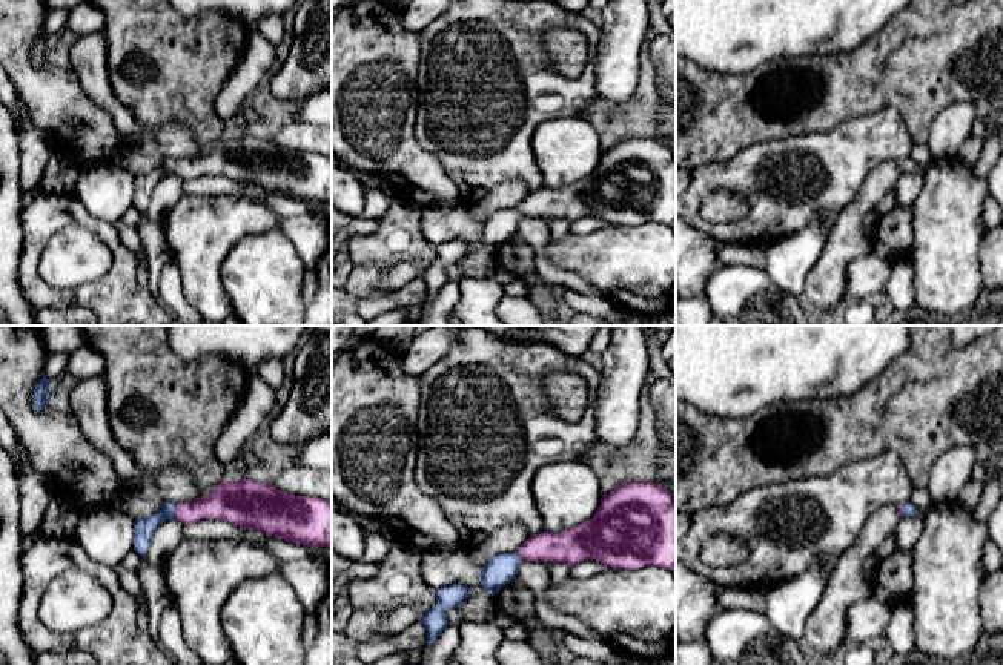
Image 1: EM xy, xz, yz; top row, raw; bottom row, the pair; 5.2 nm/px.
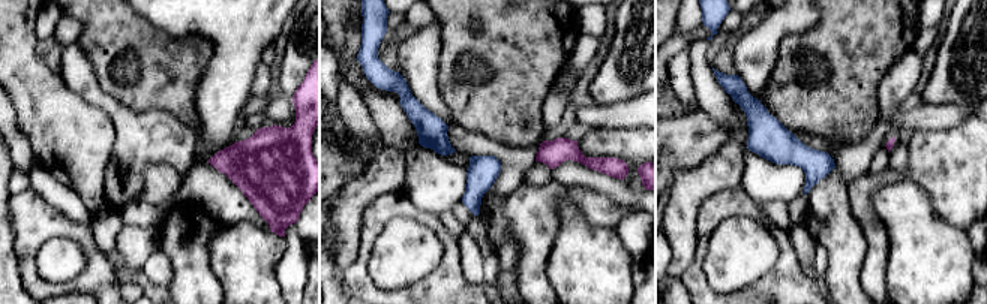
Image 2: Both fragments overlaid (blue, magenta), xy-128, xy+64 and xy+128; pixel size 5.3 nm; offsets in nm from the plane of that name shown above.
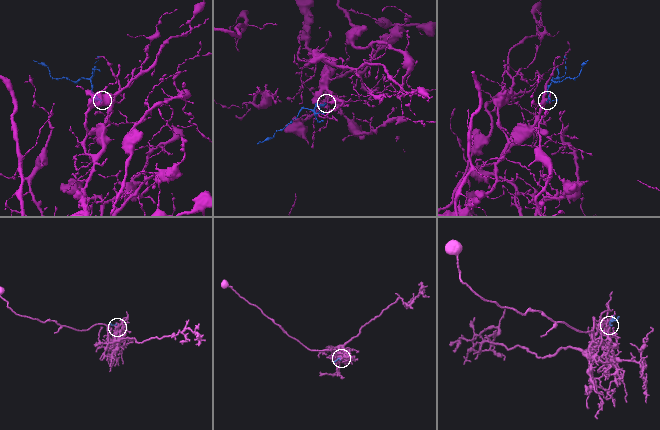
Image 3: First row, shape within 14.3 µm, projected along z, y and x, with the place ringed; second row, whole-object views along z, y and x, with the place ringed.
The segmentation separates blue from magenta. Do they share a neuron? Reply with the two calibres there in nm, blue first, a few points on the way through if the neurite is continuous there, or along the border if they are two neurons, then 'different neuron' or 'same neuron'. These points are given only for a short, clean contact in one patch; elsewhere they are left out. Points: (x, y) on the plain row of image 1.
110 nm thick on the blue side, 160 nm on the other; runs through xy (143, 185), (166, 168), (174, 166), (198, 166), (220, 160); same neuron

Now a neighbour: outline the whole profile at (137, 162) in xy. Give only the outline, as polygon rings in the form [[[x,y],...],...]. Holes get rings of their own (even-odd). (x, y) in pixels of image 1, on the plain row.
[[[123,141],[117,154],[117,160],[134,175],[157,170],[163,163],[163,158],[164,157],[160,152],[149,154],[127,141]]]

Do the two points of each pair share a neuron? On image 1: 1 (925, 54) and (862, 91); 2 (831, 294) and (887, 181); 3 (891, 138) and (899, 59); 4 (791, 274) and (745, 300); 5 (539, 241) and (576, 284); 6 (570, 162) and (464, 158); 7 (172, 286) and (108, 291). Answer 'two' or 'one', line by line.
1: one
2: one
3: two
4: two
5: one
6: two
7: two

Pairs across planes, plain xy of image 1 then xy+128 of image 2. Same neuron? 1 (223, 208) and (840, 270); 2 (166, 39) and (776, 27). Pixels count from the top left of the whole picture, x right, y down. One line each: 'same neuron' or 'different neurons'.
1: different neurons
2: different neurons

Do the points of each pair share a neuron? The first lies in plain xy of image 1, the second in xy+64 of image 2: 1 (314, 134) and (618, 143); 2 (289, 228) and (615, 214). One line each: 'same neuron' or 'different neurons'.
1: same neuron
2: different neurons

